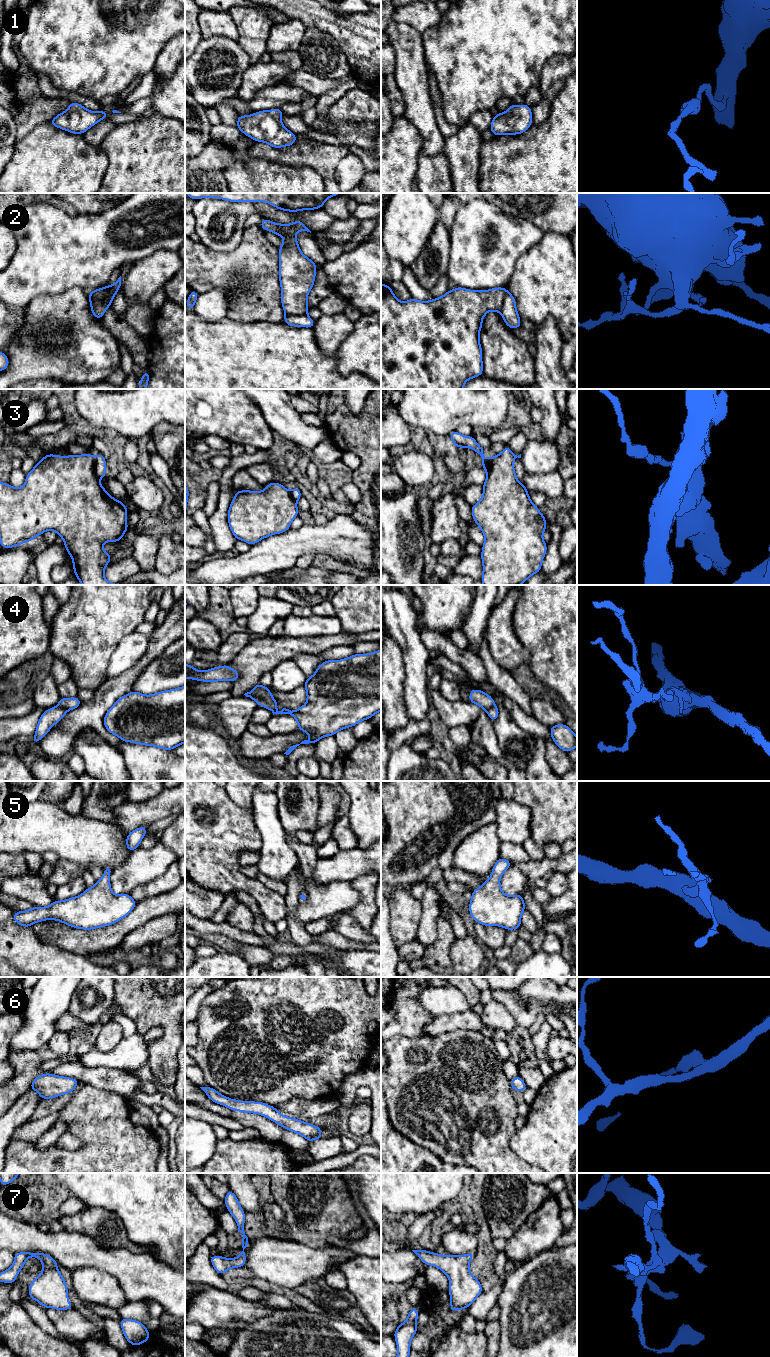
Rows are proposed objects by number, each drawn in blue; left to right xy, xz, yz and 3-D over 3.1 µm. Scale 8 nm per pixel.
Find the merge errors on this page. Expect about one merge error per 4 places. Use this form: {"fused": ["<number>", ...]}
{"fused": ["2", "4"]}

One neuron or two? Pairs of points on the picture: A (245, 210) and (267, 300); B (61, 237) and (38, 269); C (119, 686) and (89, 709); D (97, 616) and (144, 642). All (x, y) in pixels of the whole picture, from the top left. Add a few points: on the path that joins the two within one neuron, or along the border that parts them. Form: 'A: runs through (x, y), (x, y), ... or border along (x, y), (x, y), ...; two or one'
A: border along (246, 228), (242, 234), (240, 244), (235, 249); two
B: runs through (61, 245), (46, 261); one
C: runs through (112, 692), (96, 708); one
D: border along (135, 630), (127, 634), (113, 651); two

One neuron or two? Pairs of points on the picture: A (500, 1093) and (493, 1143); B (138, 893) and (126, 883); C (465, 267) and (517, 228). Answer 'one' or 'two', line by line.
A: one
B: two
C: one

